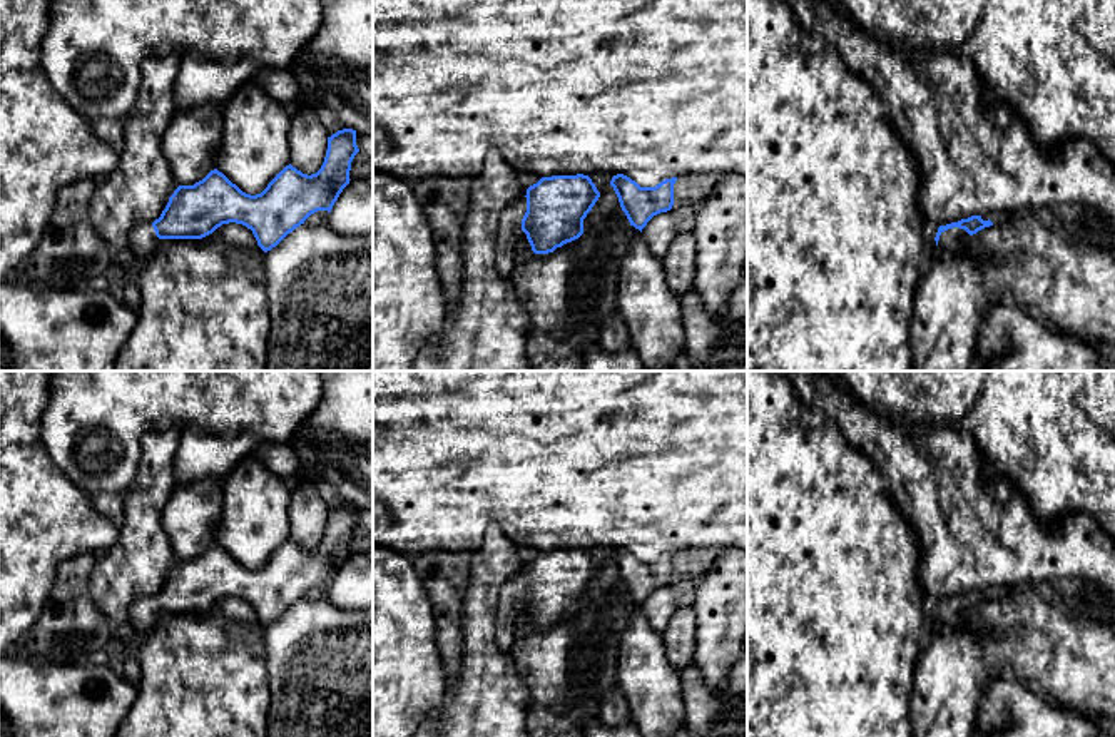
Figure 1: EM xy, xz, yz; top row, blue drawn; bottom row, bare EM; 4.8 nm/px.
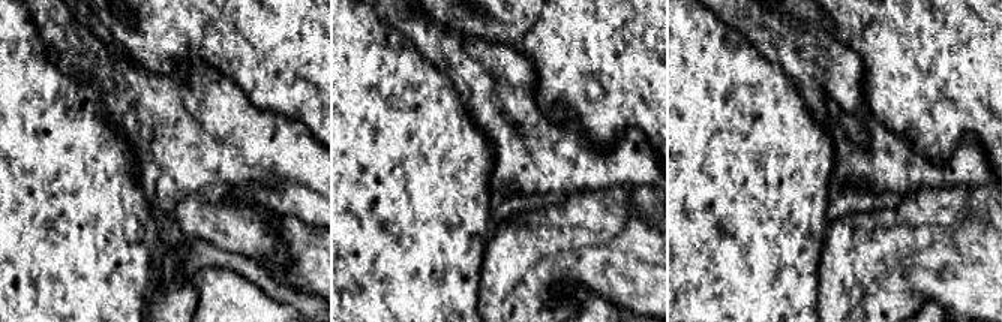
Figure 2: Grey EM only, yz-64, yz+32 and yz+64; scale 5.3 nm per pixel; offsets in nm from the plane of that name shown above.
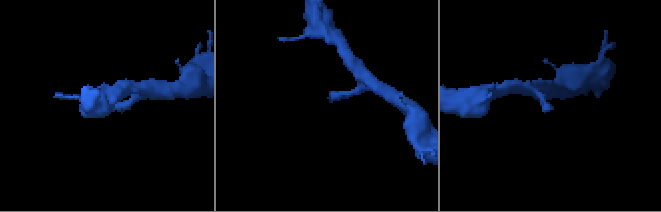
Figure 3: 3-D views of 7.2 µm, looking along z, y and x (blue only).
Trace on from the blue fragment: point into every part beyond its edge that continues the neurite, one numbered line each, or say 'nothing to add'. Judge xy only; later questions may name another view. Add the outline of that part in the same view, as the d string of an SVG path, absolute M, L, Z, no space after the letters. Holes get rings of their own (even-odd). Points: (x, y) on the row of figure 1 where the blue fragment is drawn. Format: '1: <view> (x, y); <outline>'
1: xy (142, 238); M152 222L137 224L130 231L130 249L127 257L132 264L140 266L154 252L159 237L152 227Z

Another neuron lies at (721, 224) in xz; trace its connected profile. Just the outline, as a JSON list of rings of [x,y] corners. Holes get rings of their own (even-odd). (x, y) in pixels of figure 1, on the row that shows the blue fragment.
[[[722,174],[697,211],[694,289],[719,316],[747,266],[747,177]]]

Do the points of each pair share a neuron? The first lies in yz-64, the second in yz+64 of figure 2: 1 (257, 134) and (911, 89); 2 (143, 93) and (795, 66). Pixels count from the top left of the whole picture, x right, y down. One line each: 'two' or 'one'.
1: two
2: one

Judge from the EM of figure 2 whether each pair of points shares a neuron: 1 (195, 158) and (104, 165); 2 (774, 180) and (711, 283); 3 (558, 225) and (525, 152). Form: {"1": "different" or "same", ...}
{"1": "different", "2": "same", "3": "different"}

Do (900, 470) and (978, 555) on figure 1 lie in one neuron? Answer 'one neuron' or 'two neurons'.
one neuron

